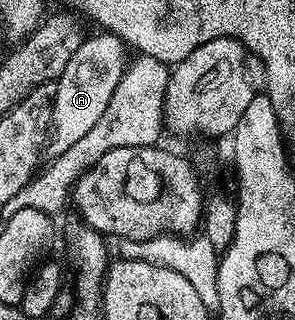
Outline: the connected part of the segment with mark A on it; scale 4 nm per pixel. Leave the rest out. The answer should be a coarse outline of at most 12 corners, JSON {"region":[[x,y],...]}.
{"region":[[116,34],[85,37],[56,81],[49,157],[86,136],[127,69]]}

